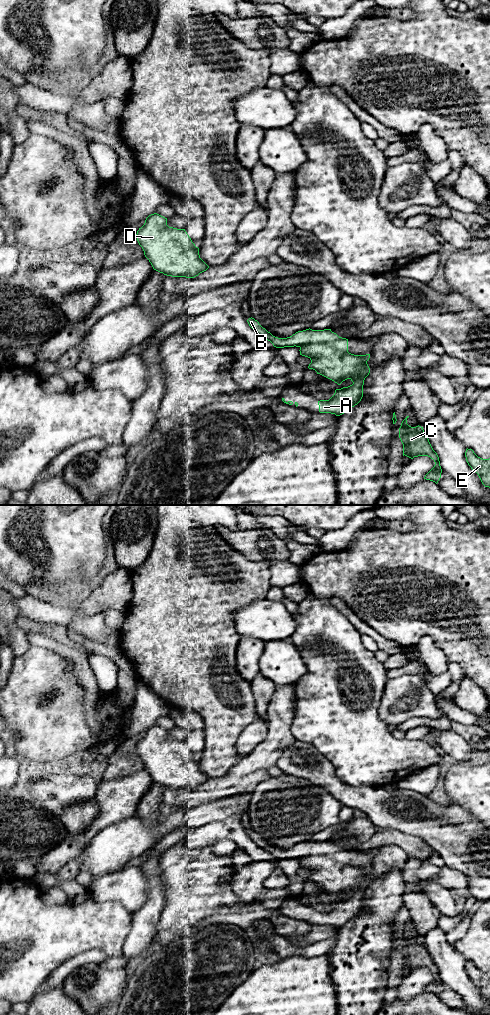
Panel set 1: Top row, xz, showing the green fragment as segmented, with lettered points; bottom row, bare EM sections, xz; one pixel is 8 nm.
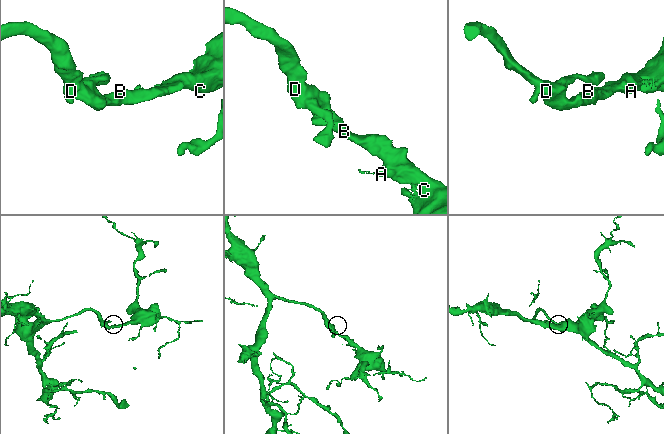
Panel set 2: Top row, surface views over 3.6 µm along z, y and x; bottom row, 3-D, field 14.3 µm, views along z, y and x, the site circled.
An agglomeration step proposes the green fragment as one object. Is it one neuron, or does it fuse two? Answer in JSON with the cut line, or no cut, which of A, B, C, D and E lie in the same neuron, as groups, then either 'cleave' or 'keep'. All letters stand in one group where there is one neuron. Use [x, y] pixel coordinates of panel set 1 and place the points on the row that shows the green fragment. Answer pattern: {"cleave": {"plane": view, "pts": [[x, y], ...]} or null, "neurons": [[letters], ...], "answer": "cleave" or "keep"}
{"cleave": null, "neurons": [["A", "B", "C", "D", "E"]], "answer": "keep"}

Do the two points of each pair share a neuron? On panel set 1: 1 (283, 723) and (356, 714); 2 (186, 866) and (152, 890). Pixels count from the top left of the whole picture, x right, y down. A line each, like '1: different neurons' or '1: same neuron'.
1: different neurons
2: different neurons

